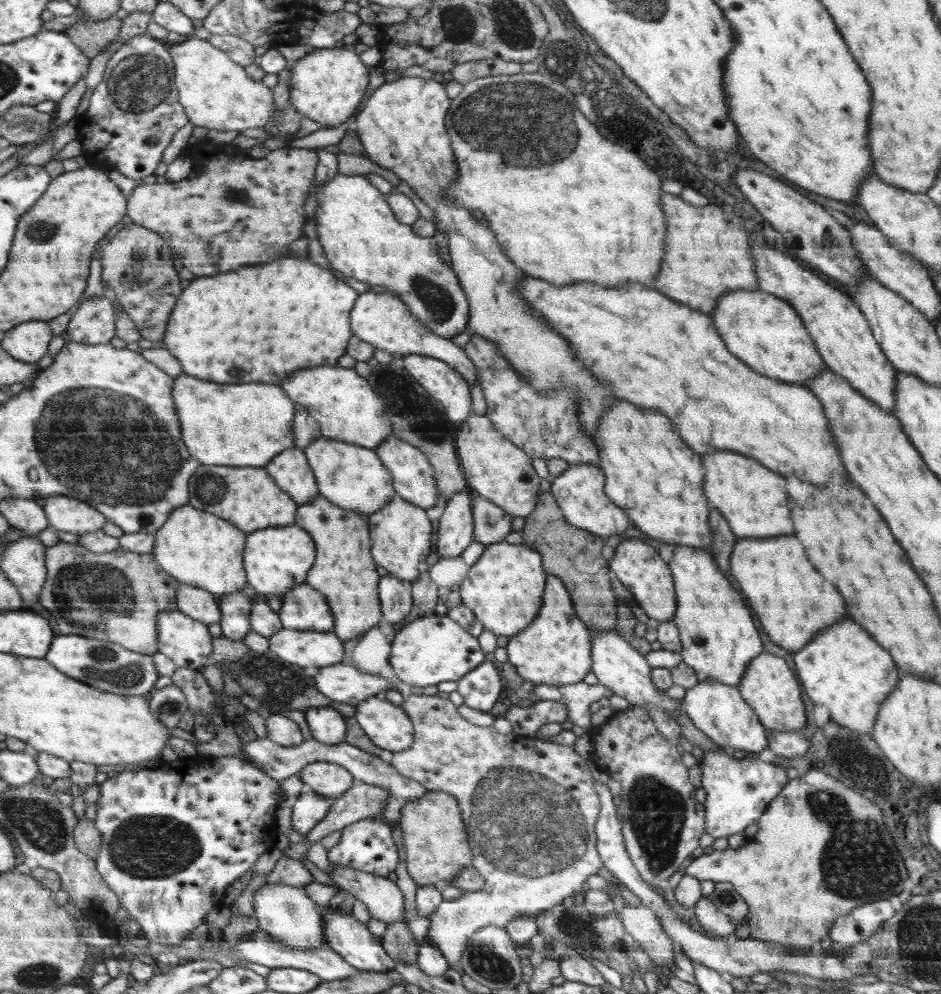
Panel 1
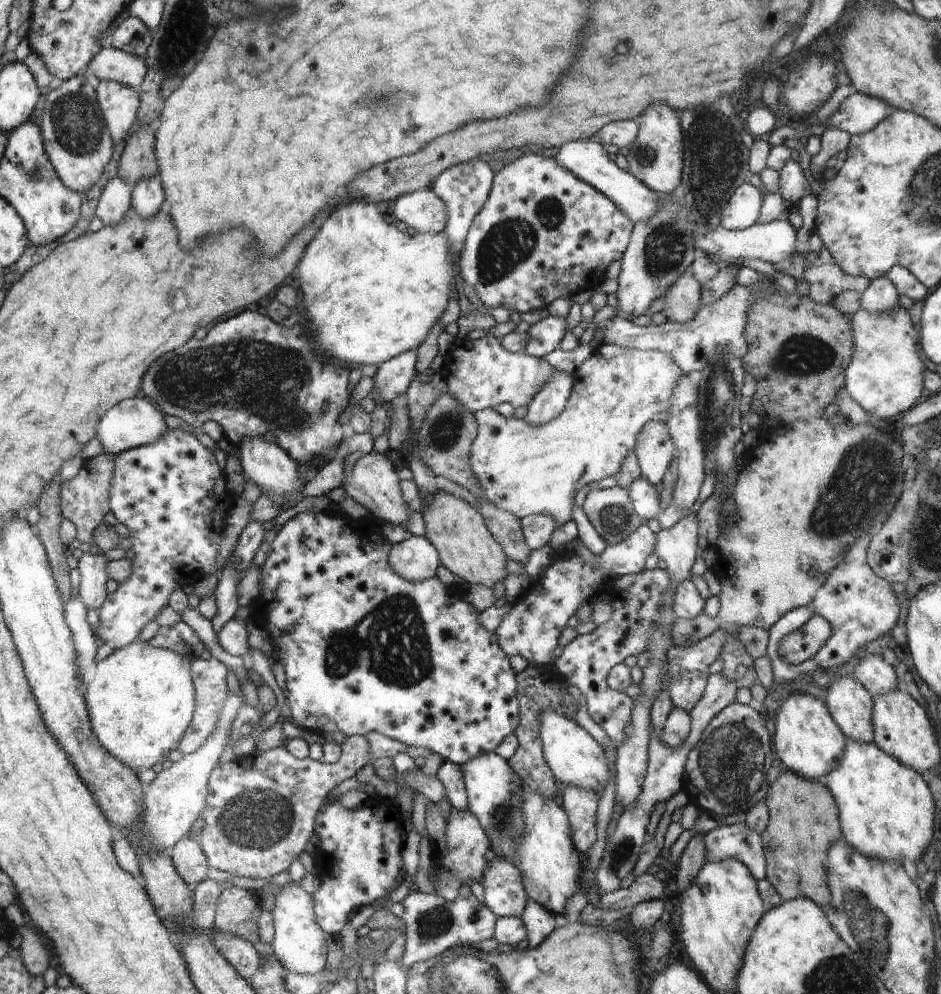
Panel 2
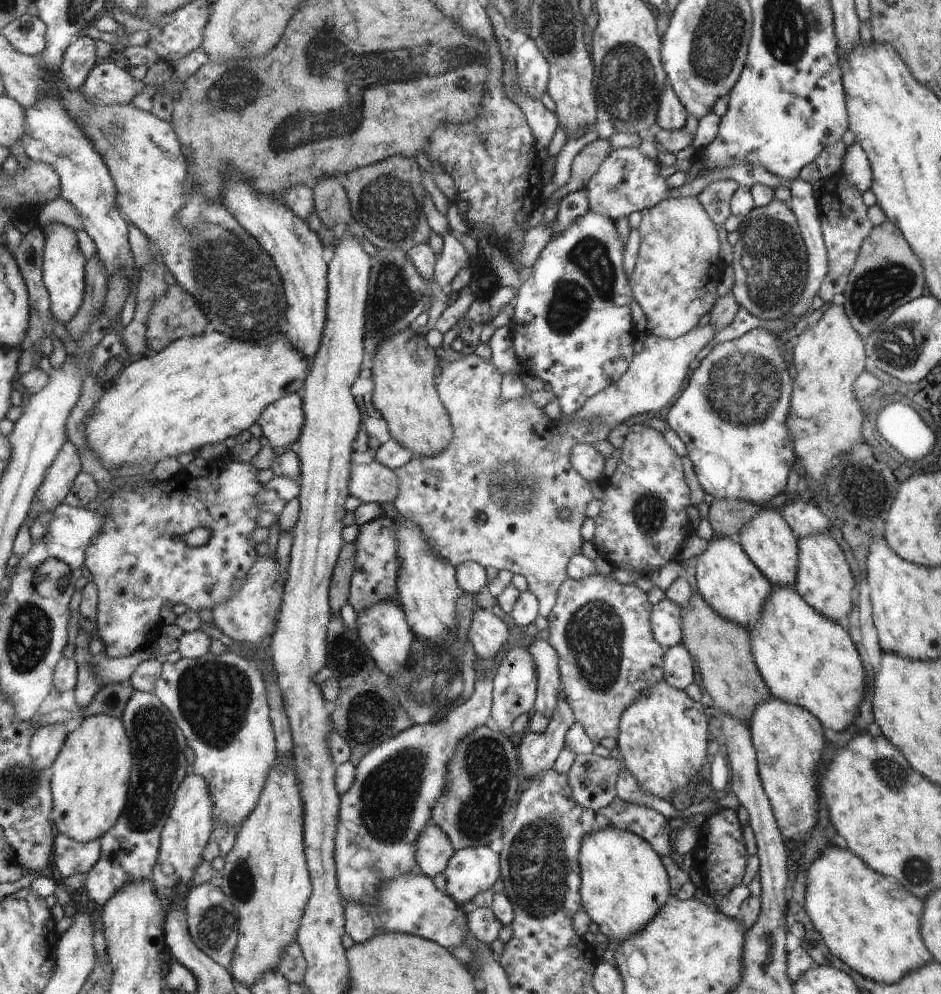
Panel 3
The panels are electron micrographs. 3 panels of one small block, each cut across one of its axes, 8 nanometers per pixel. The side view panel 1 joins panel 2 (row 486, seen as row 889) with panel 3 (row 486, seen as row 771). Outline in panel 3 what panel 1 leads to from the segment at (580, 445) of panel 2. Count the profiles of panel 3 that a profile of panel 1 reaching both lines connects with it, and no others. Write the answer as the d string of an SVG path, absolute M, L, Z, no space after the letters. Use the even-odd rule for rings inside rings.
M710 322L706 326L698 326L695 330L690 330L688 334L680 336L676 339L668 339L659 335L650 335L644 342L642 352L633 358L630 369L617 381L615 384L608 386L607 389L597 393L592 397L583 408L572 418L564 419L562 416L558 420L550 419L544 413L544 403L538 403L538 394L532 392L527 393L527 396L519 402L509 401L500 402L500 388L498 388L498 368L492 365L491 360L485 362L480 359L475 353L470 354L460 360L453 362L443 362L440 372L440 379L437 383L440 399L443 406L450 416L451 426L454 428L454 437L447 449L442 450L434 457L413 457L407 464L395 471L397 476L397 495L393 501L397 513L406 519L412 519L419 524L419 527L429 538L429 541L439 550L439 554L447 560L451 566L455 568L468 562L479 563L482 567L492 566L500 571L508 570L512 575L522 575L528 581L528 591L532 592L539 603L539 615L548 617L551 614L552 606L556 601L556 592L559 592L559 587L566 581L566 564L570 560L570 556L581 554L580 546L582 546L582 538L580 538L580 526L584 523L584 508L586 504L592 500L592 492L588 488L588 482L582 478L578 471L571 466L571 451L580 443L587 443L594 446L600 440L608 440L610 431L617 424L624 423L626 418L632 418L637 414L646 414L648 412L658 412L662 410L672 396L680 396L682 392L682 384L688 376L688 366L690 362L696 358L696 354L706 347L708 342L712 342L719 330Z

